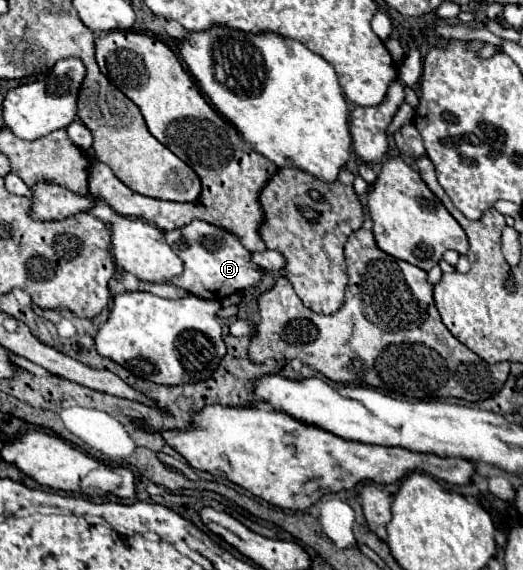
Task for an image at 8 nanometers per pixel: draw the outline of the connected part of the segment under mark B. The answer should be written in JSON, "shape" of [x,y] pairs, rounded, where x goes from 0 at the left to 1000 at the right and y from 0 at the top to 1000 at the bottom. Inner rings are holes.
{"shape":[[[369,384],[361,395],[319,405],[315,412],[319,412],[319,426],[335,433],[335,444],[354,461],[350,479],[338,482],[327,496],[346,507],[358,507],[361,514],[384,525],[426,528],[446,514],[495,500],[503,489],[503,472],[480,458],[480,440],[472,440],[461,430],[461,423],[426,398]]]}

